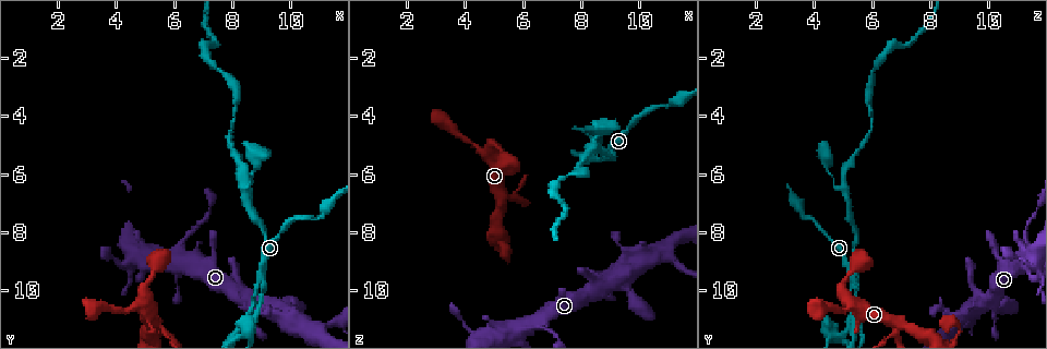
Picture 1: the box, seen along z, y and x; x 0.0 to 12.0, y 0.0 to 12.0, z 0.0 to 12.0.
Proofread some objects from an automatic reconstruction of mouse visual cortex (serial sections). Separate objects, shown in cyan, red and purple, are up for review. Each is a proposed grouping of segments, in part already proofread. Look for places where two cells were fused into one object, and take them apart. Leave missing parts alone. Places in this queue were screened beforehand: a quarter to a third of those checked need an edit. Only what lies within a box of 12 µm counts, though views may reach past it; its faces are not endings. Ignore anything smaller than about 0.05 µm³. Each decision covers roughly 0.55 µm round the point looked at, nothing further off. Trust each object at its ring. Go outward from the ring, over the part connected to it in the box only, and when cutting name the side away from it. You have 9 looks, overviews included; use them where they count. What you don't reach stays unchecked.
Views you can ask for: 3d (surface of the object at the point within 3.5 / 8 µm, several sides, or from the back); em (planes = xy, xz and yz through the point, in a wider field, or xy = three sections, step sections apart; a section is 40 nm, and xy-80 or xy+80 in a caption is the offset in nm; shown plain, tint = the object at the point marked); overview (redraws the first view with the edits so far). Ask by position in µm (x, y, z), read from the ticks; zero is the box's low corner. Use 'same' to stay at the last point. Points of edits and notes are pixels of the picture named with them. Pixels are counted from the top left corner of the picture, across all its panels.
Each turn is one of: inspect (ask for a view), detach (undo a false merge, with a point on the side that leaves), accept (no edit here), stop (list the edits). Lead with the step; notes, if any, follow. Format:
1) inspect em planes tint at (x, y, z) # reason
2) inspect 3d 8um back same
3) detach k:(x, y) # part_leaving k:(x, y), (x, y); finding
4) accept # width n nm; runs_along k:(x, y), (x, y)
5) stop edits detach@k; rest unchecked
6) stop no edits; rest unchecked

inspect 3d 8um at (5.6, 11.4, 6.8) # thin arm on a thick one

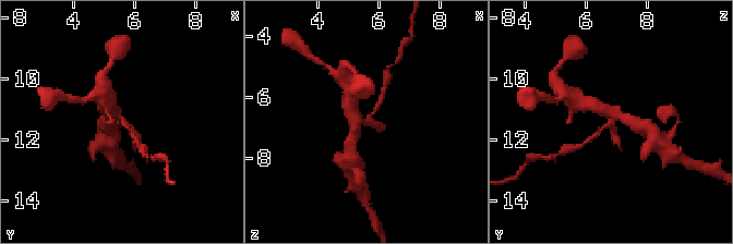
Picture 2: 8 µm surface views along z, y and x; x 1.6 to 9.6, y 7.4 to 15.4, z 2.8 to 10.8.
inspect em xy step 3 tint at (5.7, 11.4, 6.8) # arms 4; arm_widths 150, 200, 300, 450 nm

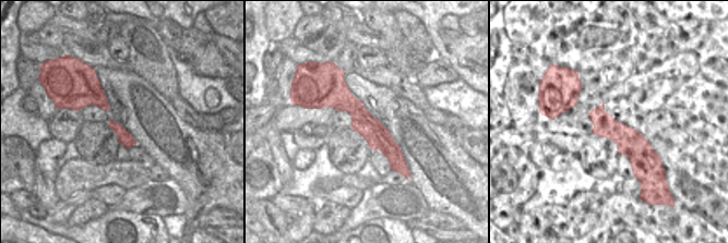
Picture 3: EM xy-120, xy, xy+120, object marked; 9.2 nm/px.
detach 2:(616, 139) # two cells meet here

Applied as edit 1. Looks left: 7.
inspect 3d 8um at (6.3, 8.8, 11.3) # calibre changes

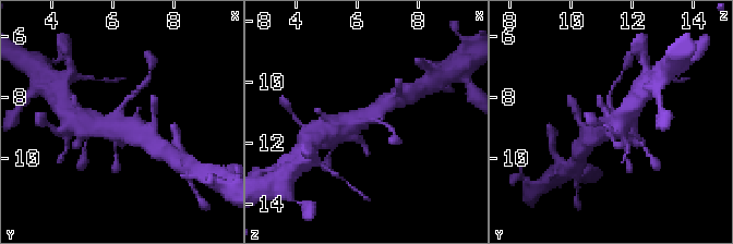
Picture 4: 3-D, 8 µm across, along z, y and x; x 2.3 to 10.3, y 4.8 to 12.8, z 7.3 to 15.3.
inspect 3d 3.5um at (6.2, 8.8, 11.2)

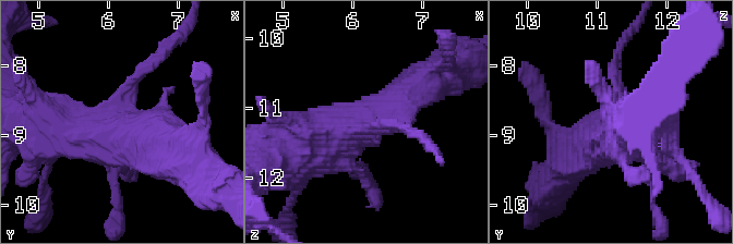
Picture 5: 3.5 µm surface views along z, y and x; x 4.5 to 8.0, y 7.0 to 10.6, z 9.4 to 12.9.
inspect em xy step 1 tint at (6.25, 8.80, 11.25)

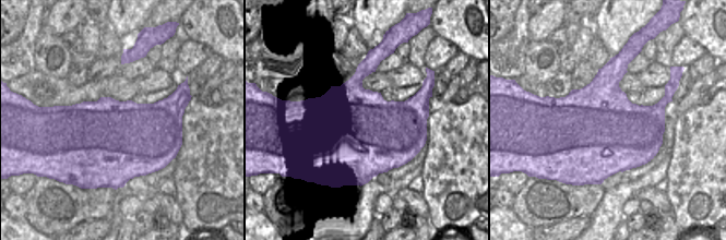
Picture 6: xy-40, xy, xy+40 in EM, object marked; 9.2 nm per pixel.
accept # one cell here

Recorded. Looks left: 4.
inspect 3d 3.5um at (4.1, 9.1, 11.4) # thick turns thin

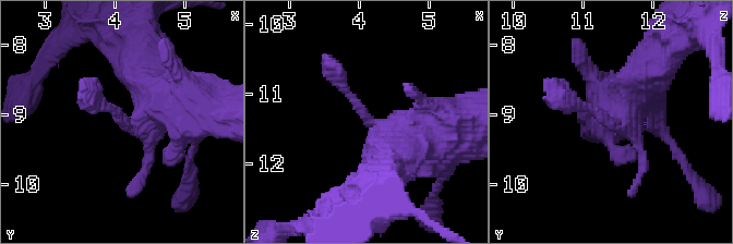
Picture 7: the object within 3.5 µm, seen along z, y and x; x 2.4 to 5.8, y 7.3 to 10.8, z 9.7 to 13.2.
inspect em xy step 1 plain at (4.20, 9.05, 11.35)

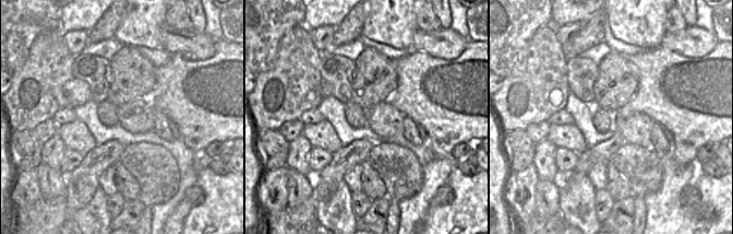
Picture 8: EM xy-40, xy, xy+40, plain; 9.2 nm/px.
inspect em xy step 1 tint same

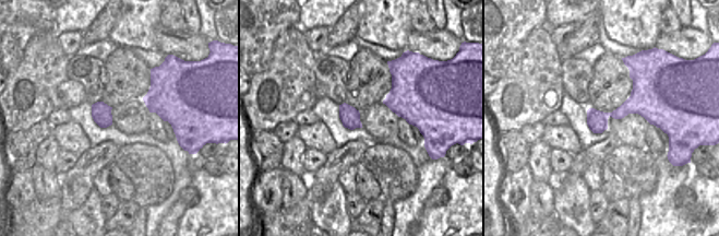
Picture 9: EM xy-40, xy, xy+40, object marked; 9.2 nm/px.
accept # runs_along 7:(433, 129), (389, 134), (333, 70); continuous, no second cell

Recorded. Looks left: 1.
stop edits detach@2; rest unchecked

